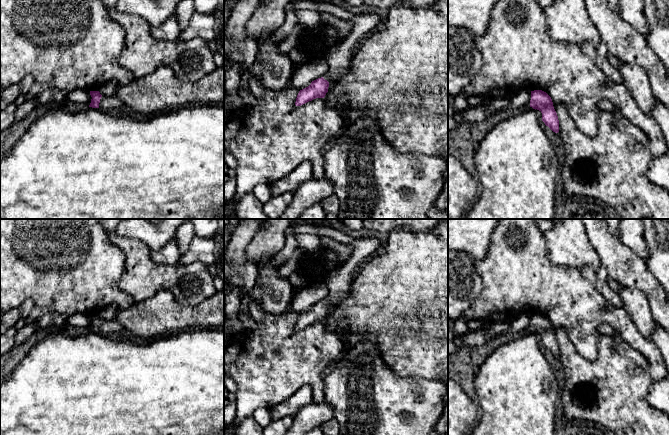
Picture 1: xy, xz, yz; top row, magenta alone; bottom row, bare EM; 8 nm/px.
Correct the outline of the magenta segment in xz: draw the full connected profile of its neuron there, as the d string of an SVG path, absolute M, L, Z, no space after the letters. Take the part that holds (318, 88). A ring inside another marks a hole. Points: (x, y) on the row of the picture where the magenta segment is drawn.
M375 13L356 14L351 21L353 23L351 36L331 47L326 57L329 66L327 73L299 91L296 106L301 106L316 98L324 98L329 84L335 84L350 72L354 51L360 48L359 42L381 23L379 15Z

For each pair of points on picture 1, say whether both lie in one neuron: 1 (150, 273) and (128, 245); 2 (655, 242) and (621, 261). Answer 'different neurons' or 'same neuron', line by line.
1: same neuron
2: different neurons

